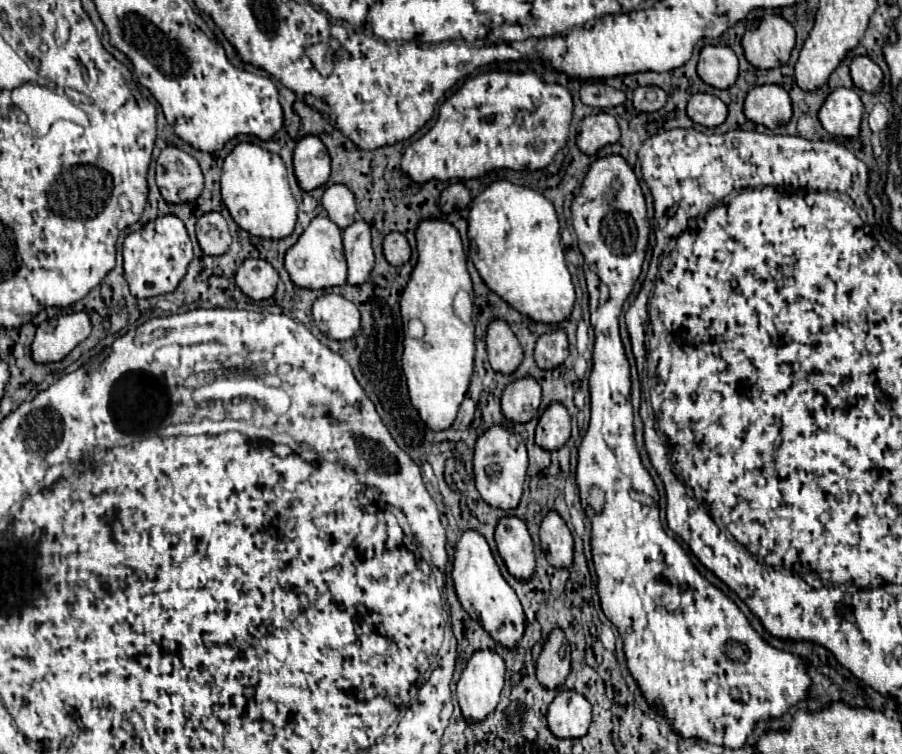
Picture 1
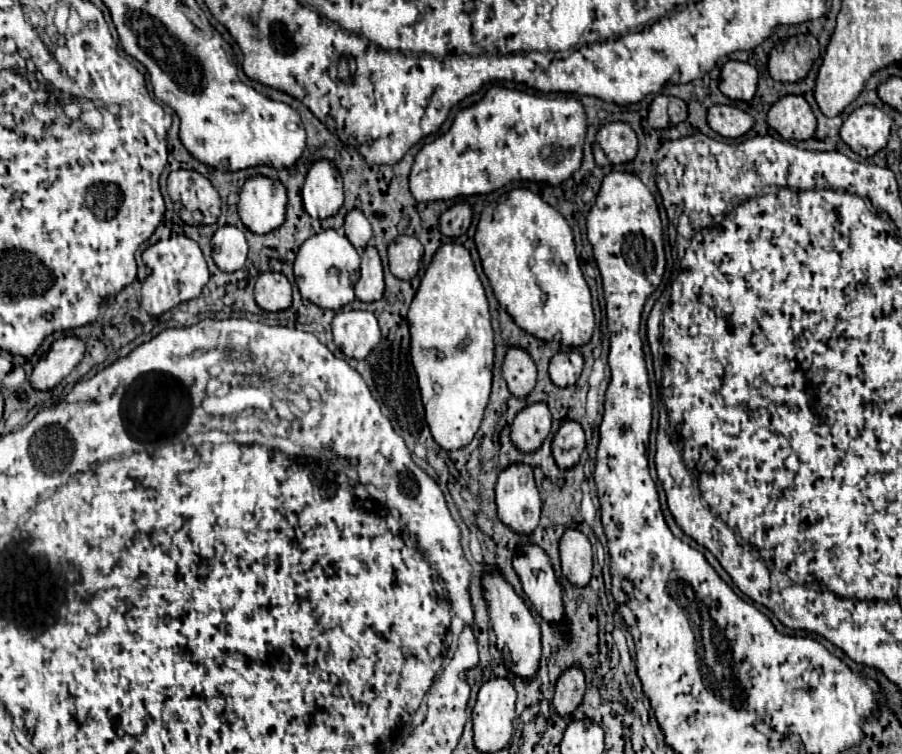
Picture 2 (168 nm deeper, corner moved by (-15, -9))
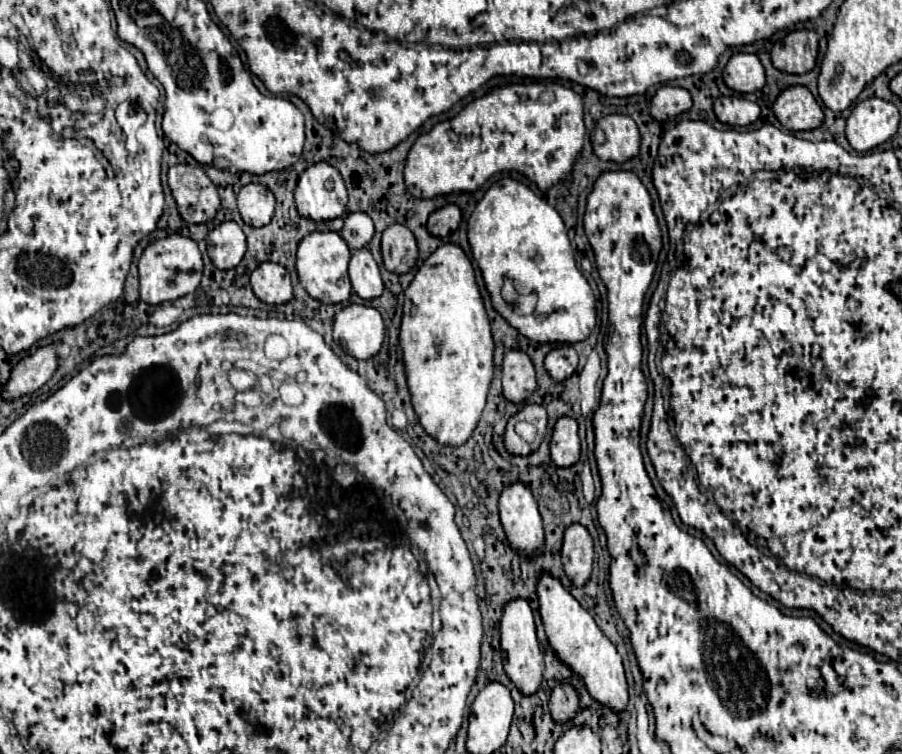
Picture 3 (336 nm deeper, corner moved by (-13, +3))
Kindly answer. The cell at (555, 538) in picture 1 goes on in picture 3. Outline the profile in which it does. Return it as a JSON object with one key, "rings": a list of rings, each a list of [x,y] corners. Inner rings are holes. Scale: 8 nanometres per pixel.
{"rings":[[[575,523],[565,531],[561,561],[571,583],[575,587],[583,587],[593,569],[593,539],[583,525]]]}

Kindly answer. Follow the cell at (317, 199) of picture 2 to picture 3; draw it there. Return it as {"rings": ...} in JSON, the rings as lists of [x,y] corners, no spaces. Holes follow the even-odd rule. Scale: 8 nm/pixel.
{"rings":[[[315,163],[303,171],[295,187],[295,205],[301,217],[331,221],[345,213],[347,191],[335,167]]]}

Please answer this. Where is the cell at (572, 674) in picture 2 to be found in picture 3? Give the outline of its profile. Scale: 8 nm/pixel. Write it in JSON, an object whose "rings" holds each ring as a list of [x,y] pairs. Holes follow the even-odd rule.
{"rings":[[[569,685],[555,687],[549,697],[549,711],[551,711],[551,717],[555,723],[571,721],[575,717],[575,713],[579,711],[579,697],[577,697],[575,689]]]}

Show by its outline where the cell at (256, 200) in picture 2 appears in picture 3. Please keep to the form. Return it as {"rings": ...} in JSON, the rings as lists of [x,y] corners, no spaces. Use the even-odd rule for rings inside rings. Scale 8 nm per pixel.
{"rings":[[[251,183],[239,191],[237,205],[239,205],[239,213],[247,225],[263,227],[273,217],[275,197],[267,187],[263,187],[259,183]]]}

